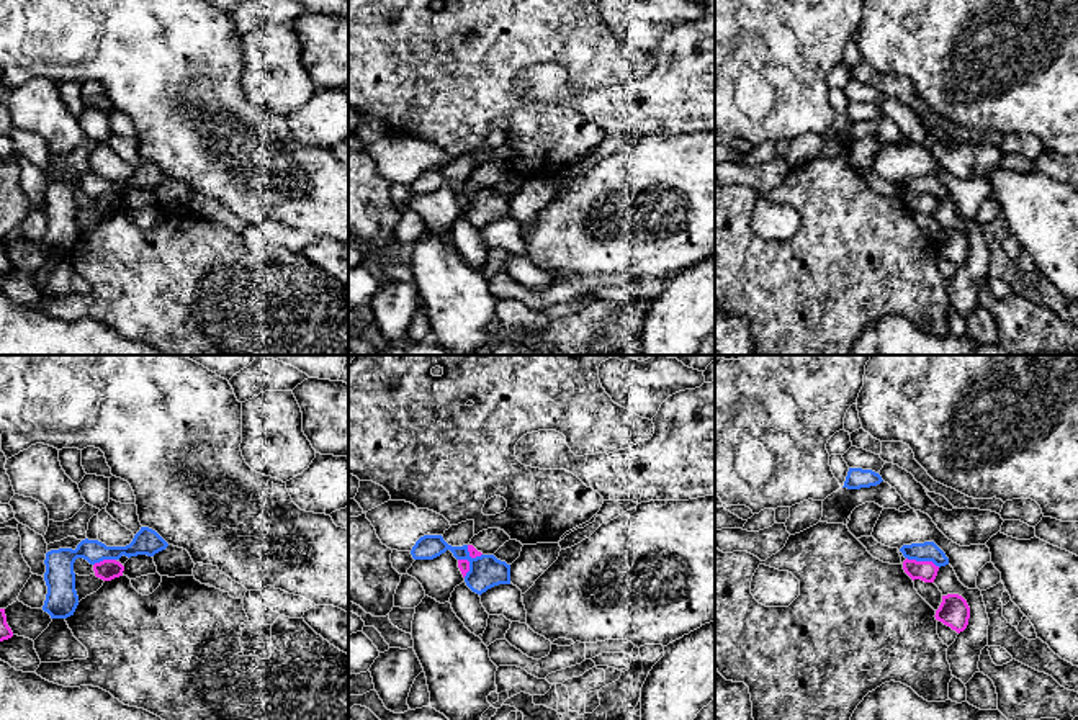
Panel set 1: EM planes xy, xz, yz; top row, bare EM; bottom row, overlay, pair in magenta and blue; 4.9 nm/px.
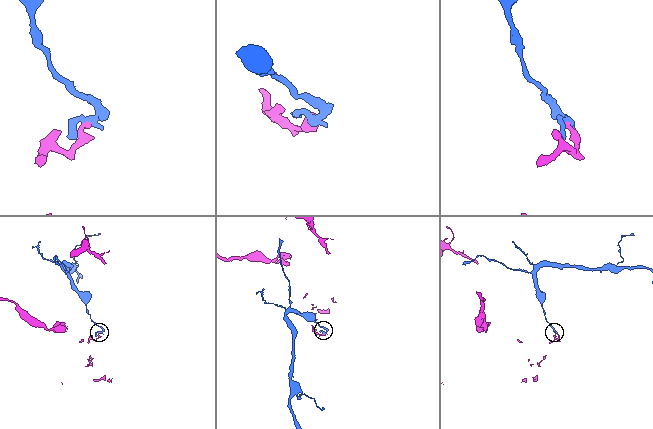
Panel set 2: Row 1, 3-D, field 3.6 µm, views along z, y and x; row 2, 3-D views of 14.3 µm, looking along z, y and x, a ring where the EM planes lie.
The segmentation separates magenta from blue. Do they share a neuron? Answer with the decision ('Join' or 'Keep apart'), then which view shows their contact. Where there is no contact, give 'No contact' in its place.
Keep apart. Touches magenta in yz

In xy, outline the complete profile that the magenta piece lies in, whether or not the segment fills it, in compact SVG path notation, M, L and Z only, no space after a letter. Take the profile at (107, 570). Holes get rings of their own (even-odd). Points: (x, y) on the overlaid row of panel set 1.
M103 560L93 565L95 576L103 581L111 581L123 576L124 566L116 560Z

